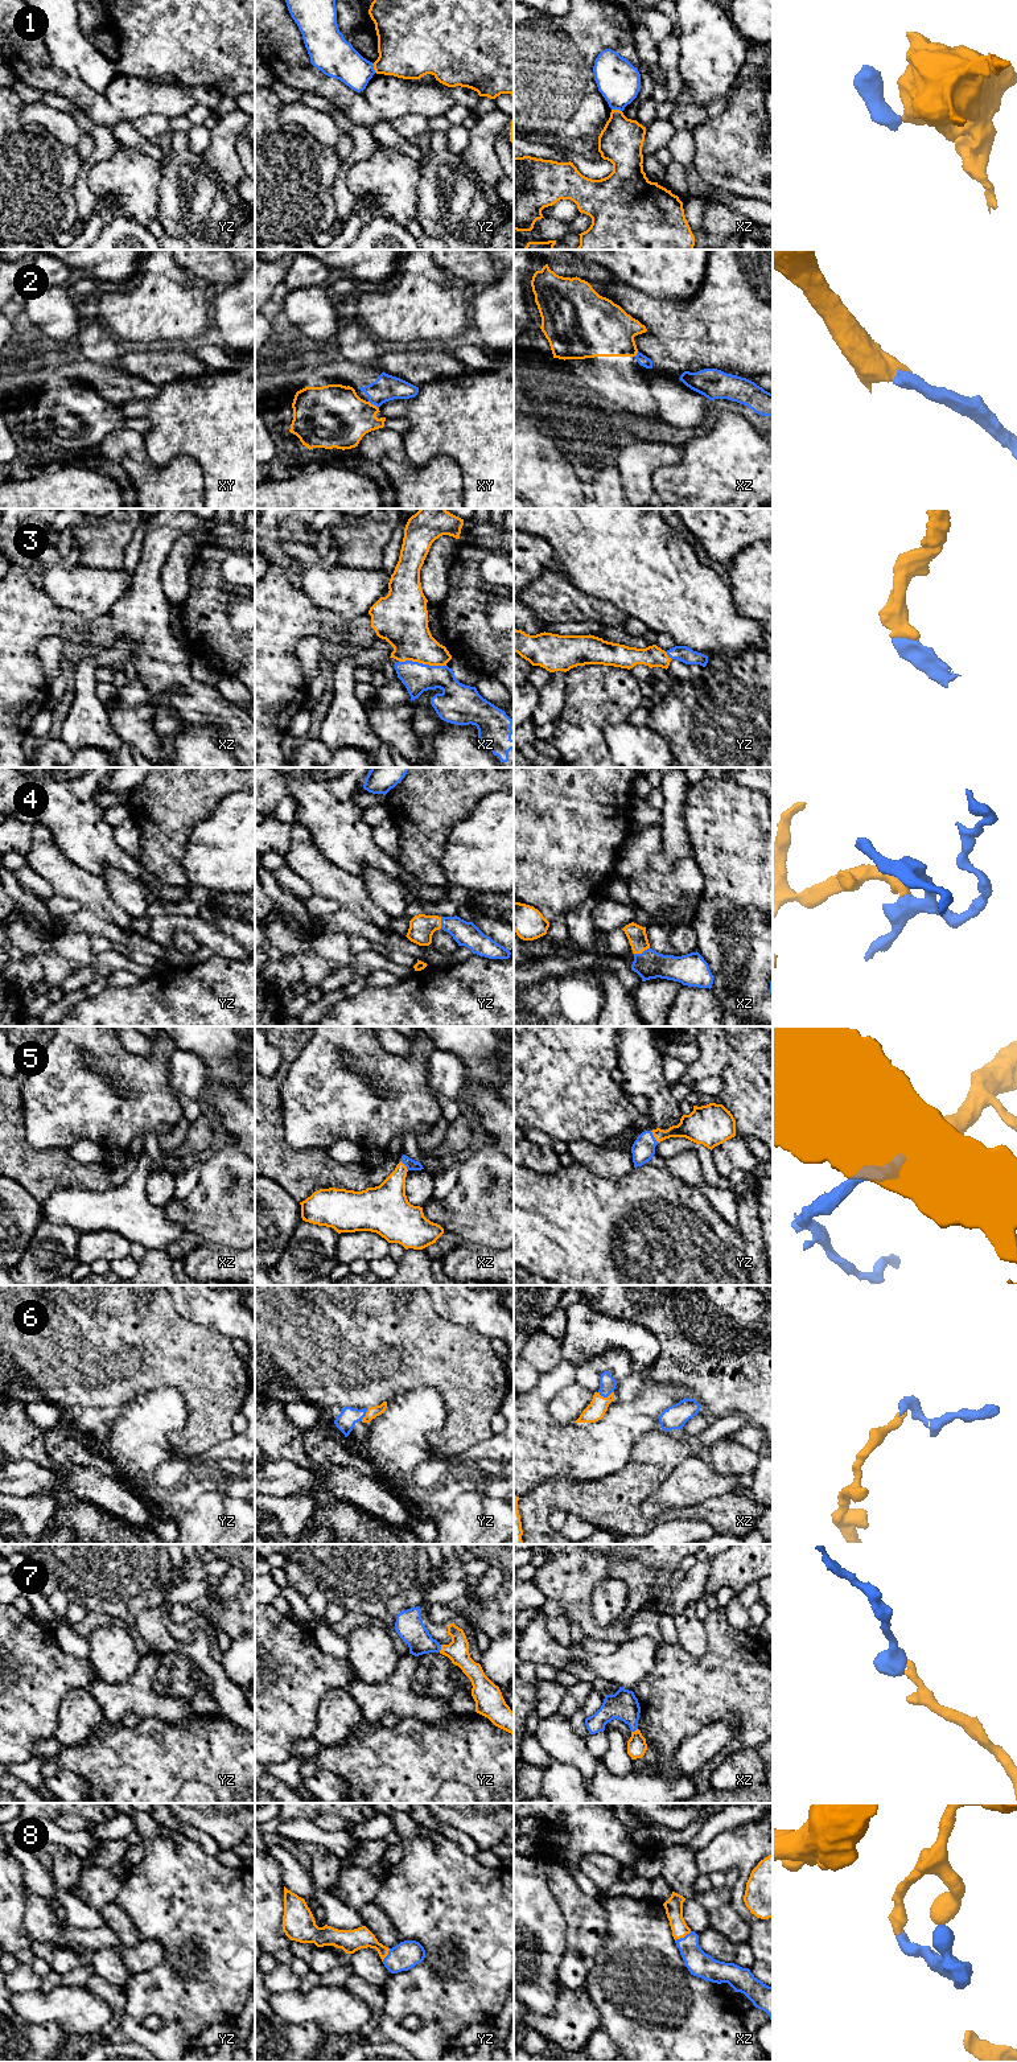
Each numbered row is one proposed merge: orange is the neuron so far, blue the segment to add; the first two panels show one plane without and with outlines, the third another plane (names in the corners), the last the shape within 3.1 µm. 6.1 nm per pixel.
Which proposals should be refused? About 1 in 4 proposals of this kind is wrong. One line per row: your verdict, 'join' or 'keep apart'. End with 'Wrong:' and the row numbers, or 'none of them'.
1: join
2: keep apart
3: join
4: join
5: join
6: join
7: join
8: join
Wrong: 2

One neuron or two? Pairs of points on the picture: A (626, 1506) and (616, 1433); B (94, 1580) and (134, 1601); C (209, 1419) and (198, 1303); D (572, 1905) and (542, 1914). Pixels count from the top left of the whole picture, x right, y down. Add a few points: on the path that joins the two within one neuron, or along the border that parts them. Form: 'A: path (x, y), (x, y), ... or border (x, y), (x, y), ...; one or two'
A: border (622, 1469), (592, 1481); two
B: path (103, 1580), (112, 1580), (124, 1592); one
C: border (173, 1305), (188, 1320), (215, 1328), (227, 1337); two
D: border (548, 1880), (565, 1922), (567, 1939); two

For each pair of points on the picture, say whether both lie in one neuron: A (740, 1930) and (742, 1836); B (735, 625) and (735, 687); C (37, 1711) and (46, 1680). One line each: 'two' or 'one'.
A: two
B: two
C: one

